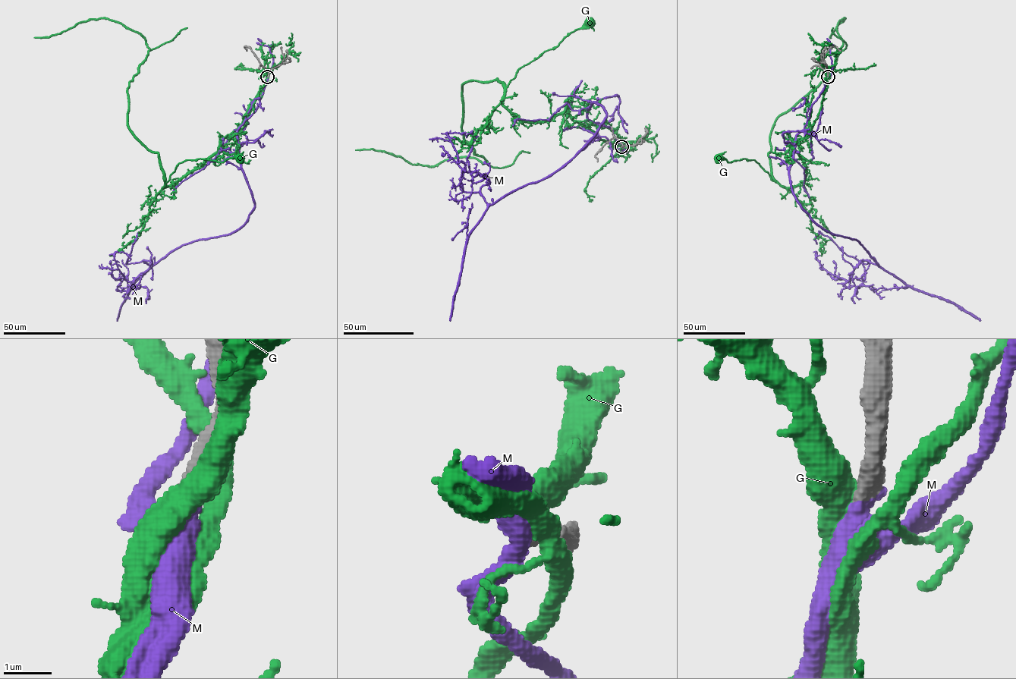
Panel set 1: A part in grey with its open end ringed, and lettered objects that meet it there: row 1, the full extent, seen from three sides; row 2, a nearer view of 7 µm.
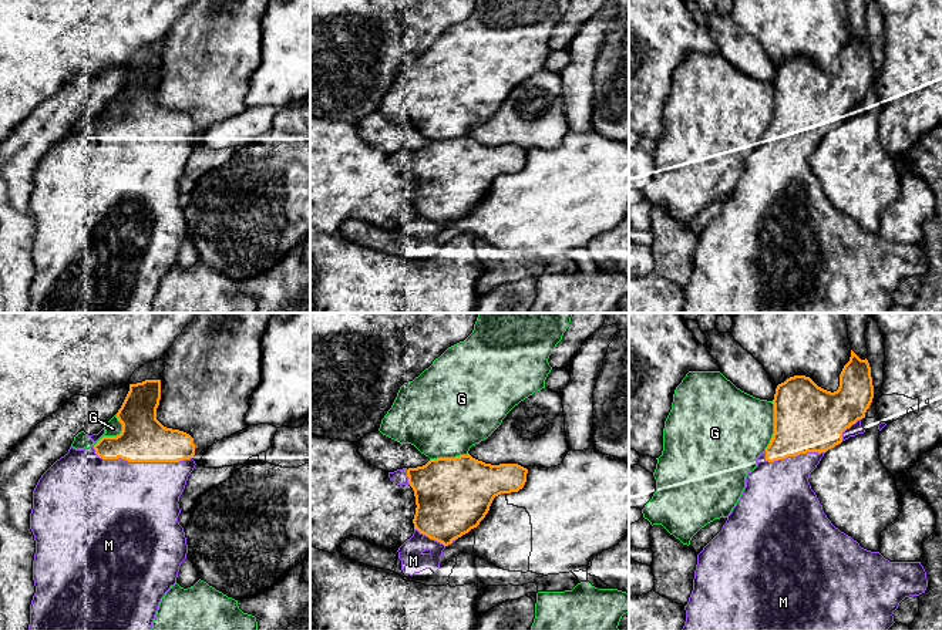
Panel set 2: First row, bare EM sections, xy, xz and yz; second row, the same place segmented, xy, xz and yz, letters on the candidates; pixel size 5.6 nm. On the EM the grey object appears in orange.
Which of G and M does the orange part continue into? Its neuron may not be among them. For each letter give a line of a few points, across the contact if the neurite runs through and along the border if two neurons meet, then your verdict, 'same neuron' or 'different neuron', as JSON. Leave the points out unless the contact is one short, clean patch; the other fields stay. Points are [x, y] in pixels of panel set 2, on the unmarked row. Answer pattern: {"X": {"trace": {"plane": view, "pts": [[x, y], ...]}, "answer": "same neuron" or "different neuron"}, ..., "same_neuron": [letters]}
{"G": {"answer": "different neuron"}, "M": {"answer": "same neuron"}, "same_neuron": ["M"]}

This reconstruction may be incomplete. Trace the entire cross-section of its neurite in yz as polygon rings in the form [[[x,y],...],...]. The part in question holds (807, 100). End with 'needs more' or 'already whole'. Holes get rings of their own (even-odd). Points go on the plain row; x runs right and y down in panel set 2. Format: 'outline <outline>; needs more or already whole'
outline [[[852,31],[834,74],[805,57],[790,58],[777,67],[773,119],[757,139],[757,148],[747,155],[746,169],[721,212],[697,236],[693,272],[684,287],[686,303],[680,313],[888,313],[899,284],[925,274],[928,260],[921,243],[889,243],[879,233],[861,229],[831,205],[808,164],[828,131],[865,114],[861,101],[872,80],[869,44]]]; needs more

